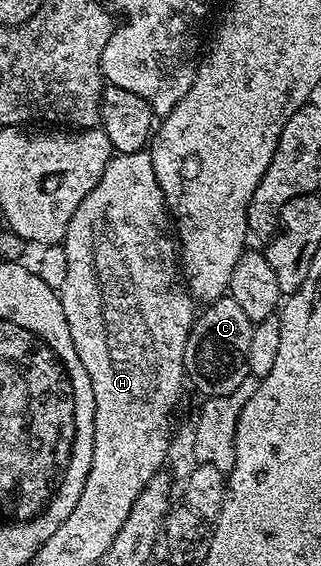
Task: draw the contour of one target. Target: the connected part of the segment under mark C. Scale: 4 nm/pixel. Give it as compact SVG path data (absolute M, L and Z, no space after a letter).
M229 296L217 298L209 303L206 310L197 315L194 326L184 348L182 368L185 377L199 390L202 398L228 396L228 392L240 388L246 378L251 377L248 368L248 348L252 348L252 332L255 323L248 320L248 315Z

